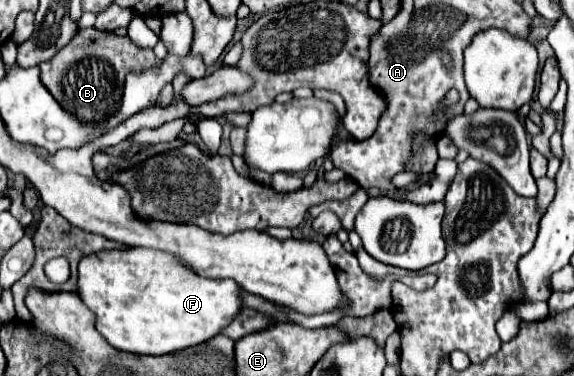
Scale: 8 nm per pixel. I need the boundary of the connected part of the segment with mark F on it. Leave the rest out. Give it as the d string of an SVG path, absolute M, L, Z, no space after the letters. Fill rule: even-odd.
M131 248L131 250L103 250L89 254L79 262L79 296L97 318L97 332L117 350L131 354L163 356L197 344L203 344L227 328L237 314L241 314L241 286L235 280L209 280L197 276L183 260L173 254Z

